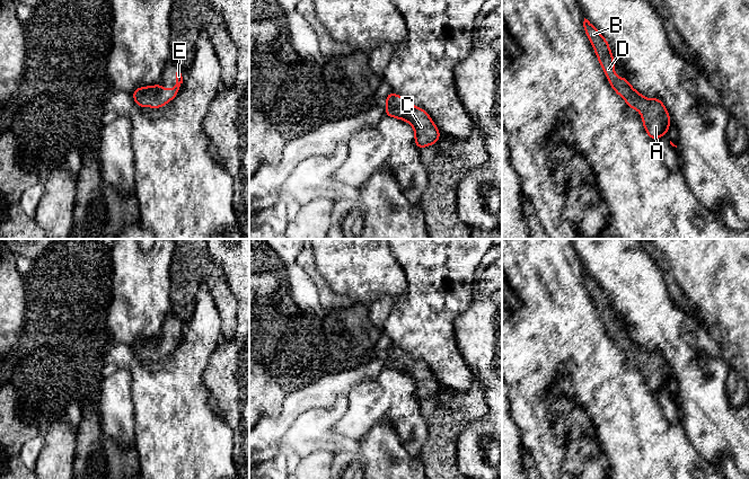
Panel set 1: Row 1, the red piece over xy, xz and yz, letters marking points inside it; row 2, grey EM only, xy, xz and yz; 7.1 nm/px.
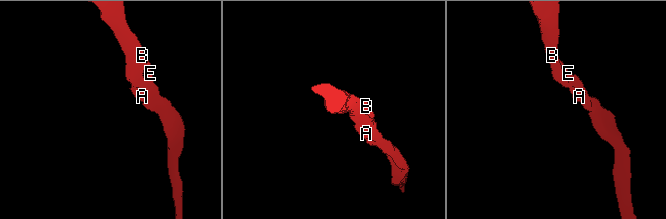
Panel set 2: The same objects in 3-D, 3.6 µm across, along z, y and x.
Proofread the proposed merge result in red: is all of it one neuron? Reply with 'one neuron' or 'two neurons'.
one neuron

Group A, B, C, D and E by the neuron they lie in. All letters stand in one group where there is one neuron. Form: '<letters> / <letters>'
A B C D E

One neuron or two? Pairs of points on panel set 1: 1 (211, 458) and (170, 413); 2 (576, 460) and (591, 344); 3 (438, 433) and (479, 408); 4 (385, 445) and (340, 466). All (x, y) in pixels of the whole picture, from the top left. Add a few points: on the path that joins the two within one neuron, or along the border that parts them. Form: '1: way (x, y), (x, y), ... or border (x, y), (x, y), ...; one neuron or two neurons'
1: way (200, 446), (177, 424); one neuron
2: border (561, 395), (584, 410), (591, 420), (593, 434); two neurons
3: way (448, 423), (463, 408), (469, 408); one neuron
4: way (373, 457), (351, 458); one neuron

